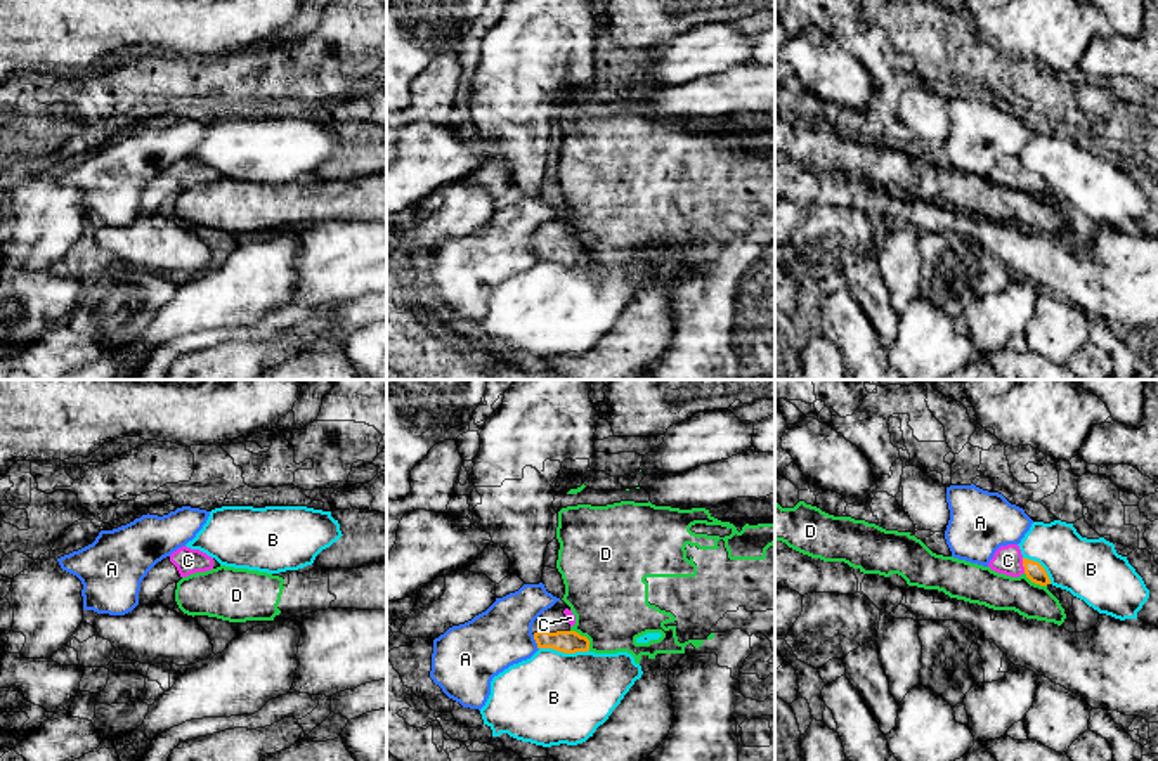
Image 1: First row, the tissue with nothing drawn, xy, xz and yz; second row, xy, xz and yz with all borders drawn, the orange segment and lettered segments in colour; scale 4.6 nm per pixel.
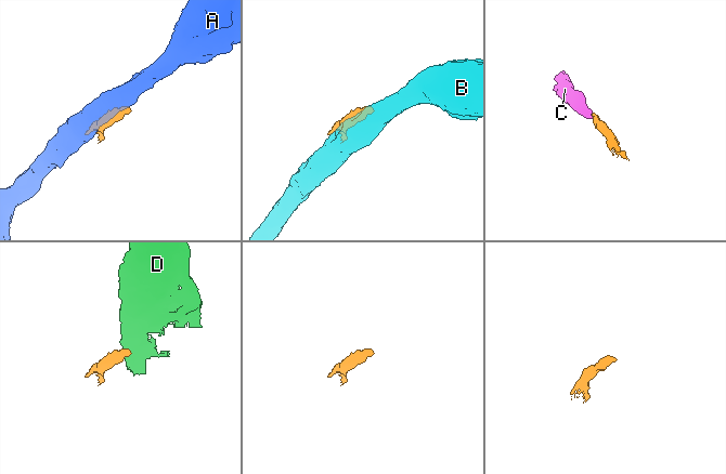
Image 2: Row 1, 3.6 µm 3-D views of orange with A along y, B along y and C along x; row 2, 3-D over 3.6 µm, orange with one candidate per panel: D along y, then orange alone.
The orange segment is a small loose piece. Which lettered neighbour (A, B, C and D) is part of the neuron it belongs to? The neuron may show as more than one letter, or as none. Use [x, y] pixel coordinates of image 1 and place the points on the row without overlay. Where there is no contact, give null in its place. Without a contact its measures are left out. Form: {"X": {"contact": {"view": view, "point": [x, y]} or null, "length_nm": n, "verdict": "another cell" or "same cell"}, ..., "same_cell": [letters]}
{"A": {"contact": {"view": "xz", "point": [536, 253]}, "length_nm": 80, "verdict": "another cell"}, "B": {"contact": {"view": "xz", "point": [564, 264]}, "length_nm": 240, "verdict": "another cell"}, "C": {"contact": {"view": "yz", "point": [1023, 177]}, "length_nm": 70, "verdict": "same cell"}, "D": {"contact": {"view": "xz", "point": [585, 248]}, "length_nm": 130, "verdict": "another cell"}, "same_cell": ["C"]}

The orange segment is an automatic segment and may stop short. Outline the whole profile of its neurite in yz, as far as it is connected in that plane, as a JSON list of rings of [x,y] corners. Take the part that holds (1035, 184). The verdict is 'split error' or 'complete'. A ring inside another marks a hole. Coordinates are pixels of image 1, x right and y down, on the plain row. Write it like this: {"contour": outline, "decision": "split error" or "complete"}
{"contour": [[[1018,156],[1000,158],[988,179],[1011,189],[1019,189],[1025,185],[1031,194],[1040,198],[1051,196],[1045,180],[1038,173],[1025,170]]], "decision": "split error"}

